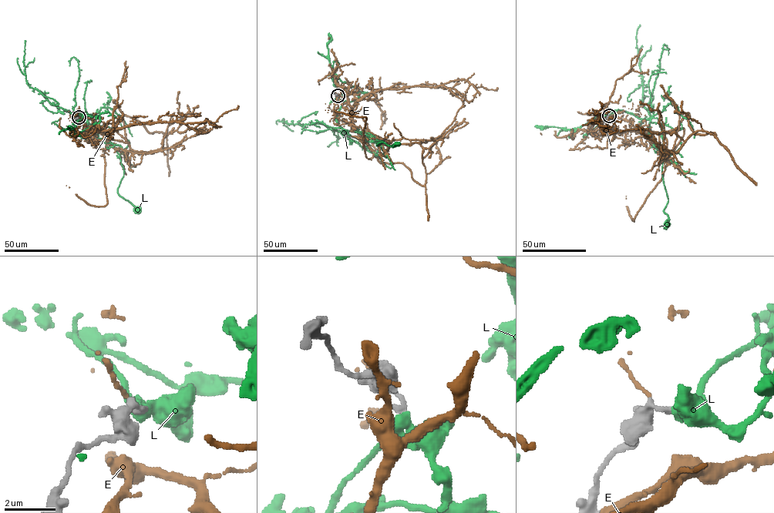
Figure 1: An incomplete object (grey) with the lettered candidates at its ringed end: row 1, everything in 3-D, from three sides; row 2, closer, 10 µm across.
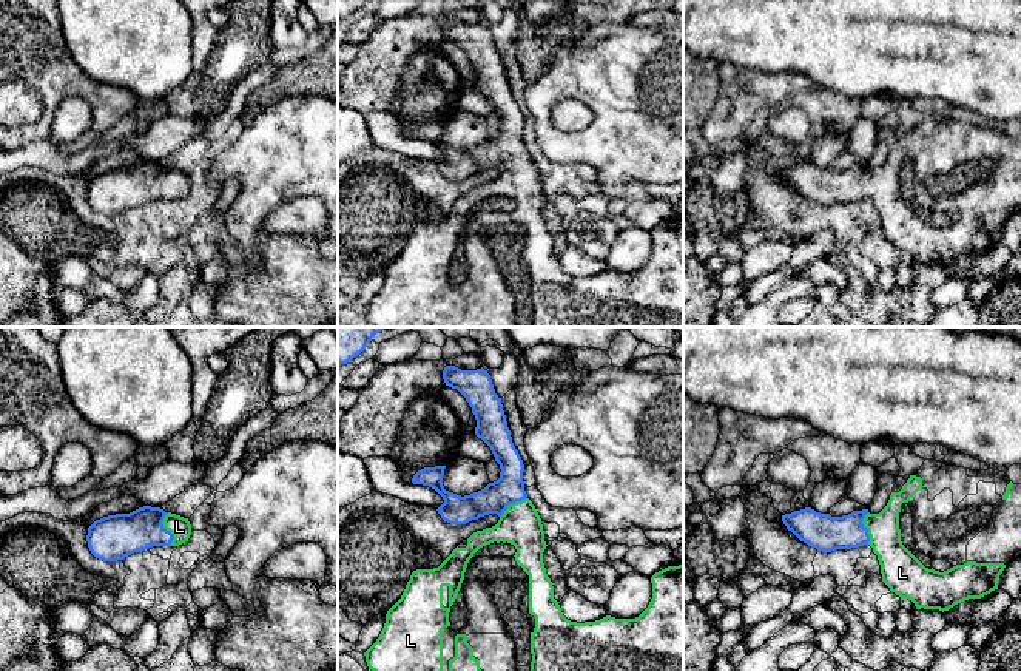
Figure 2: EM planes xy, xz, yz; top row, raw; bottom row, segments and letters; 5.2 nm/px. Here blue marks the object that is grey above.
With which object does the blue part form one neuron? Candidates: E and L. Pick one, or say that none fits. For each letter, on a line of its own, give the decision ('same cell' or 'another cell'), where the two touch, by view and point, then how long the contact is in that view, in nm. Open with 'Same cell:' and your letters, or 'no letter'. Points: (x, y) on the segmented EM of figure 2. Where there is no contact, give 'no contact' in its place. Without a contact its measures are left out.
Same cell: L
E: another cell | no contact
L: same cell | xy (165, 529) | 180 nm

